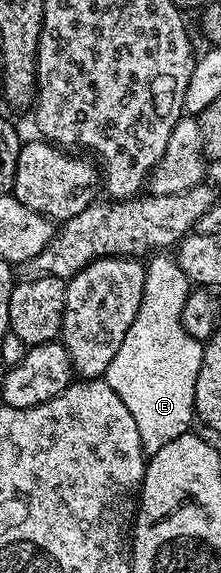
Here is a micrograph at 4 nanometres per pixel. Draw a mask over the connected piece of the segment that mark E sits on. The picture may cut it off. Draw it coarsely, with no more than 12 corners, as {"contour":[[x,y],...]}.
{"contour":[[154,254],[103,376],[146,456],[195,423],[190,281]]}

